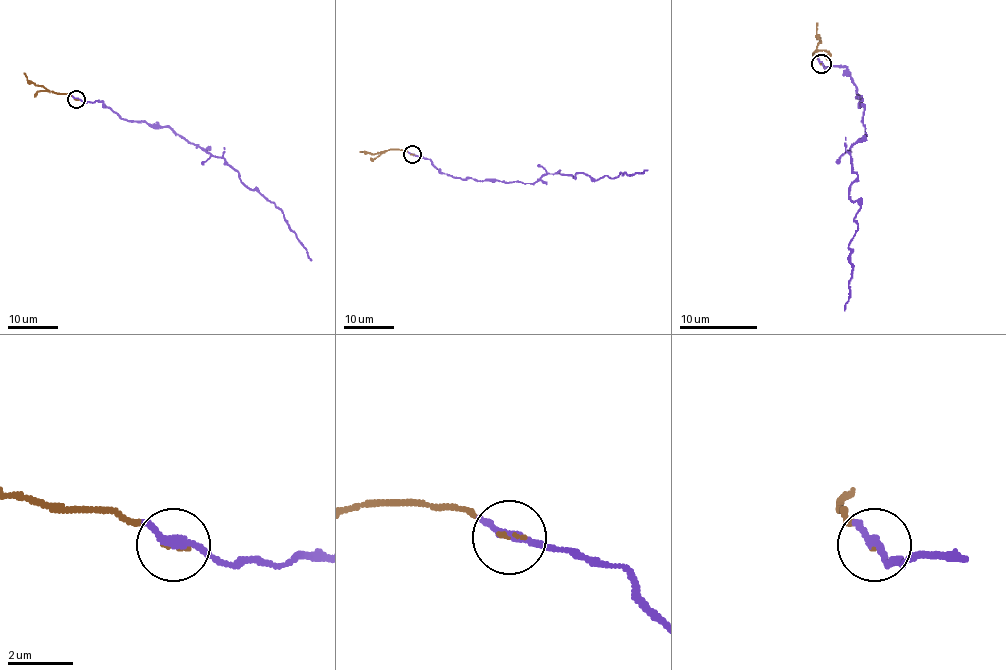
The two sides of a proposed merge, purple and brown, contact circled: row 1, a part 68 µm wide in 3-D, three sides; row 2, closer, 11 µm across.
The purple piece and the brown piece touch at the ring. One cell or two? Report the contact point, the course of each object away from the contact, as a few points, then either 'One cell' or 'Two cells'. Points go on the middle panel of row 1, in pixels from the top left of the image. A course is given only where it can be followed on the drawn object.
Place: (412, 154). Course of purple: (412, 155), (443, 174), (481, 180), (533, 183), (578, 173), (595, 180), (647, 170). Course of brown: (412, 155), (404, 150), (360, 152). One cell

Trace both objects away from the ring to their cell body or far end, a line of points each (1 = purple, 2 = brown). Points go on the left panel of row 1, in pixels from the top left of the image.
1: (76, 99), (101, 101), (126, 120), (169, 127), (207, 153), (221, 156), (242, 182), (280, 210), (311, 260)
2: (76, 99), (35, 85), (24, 73)

